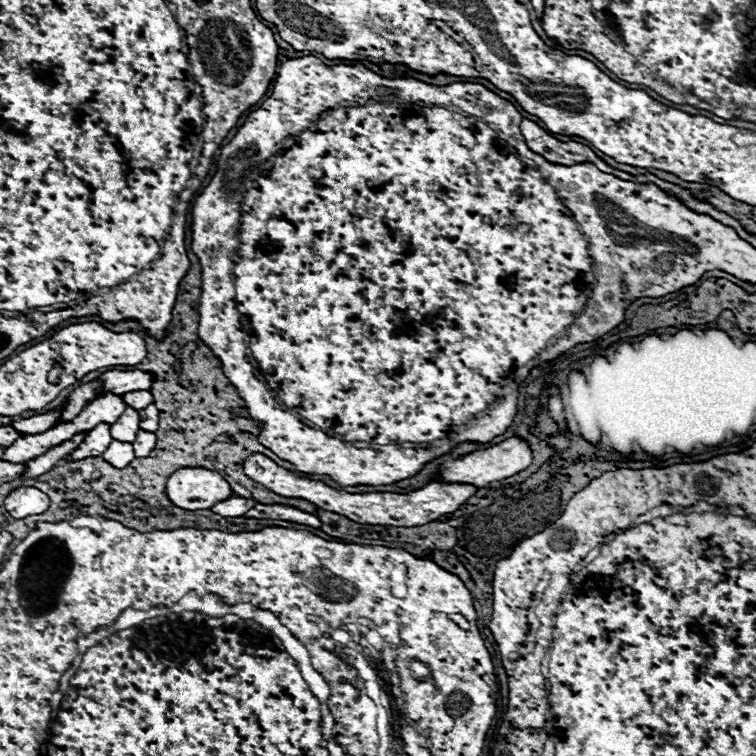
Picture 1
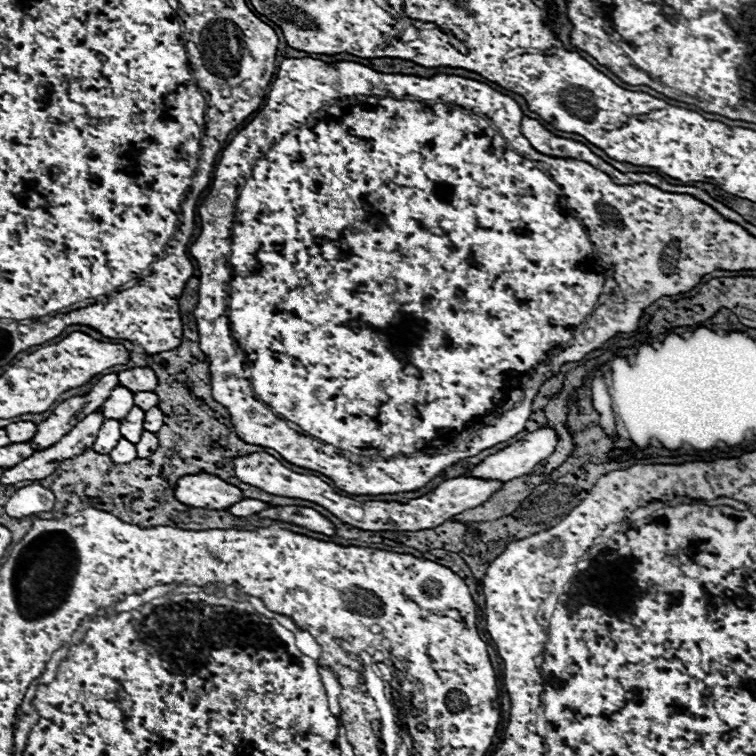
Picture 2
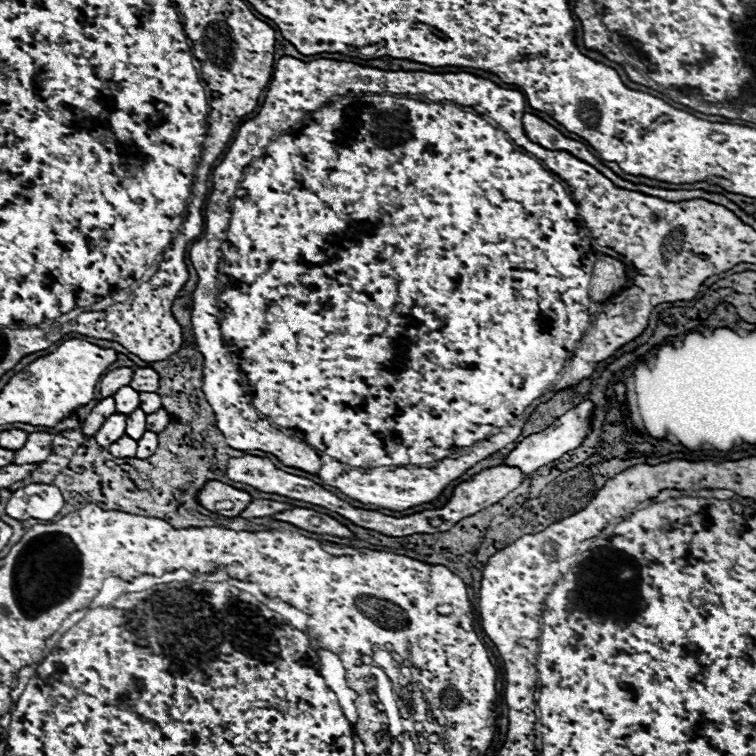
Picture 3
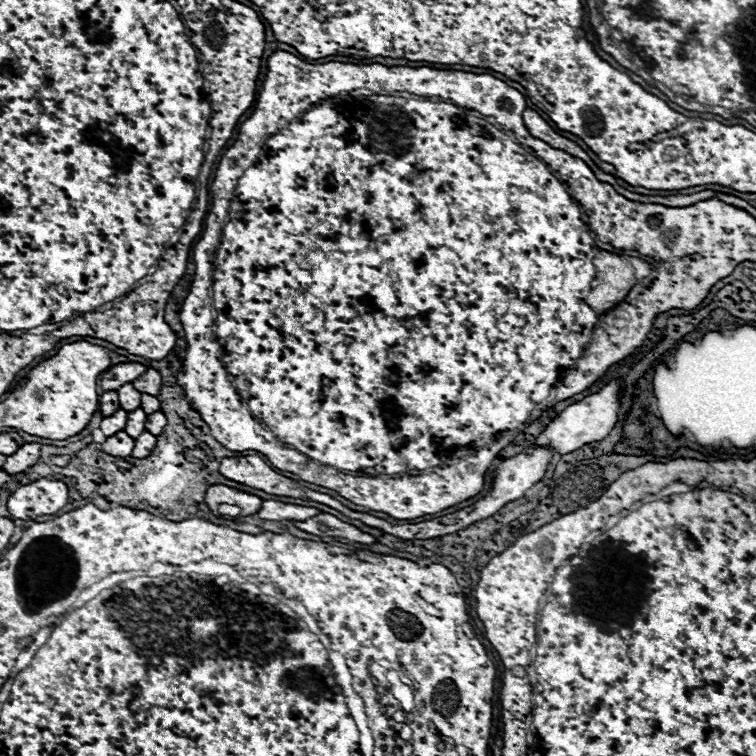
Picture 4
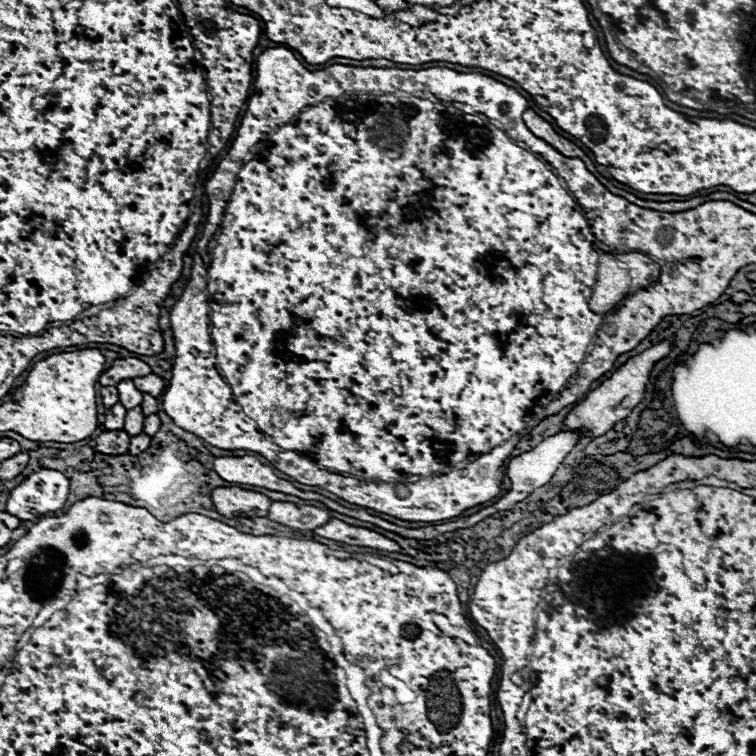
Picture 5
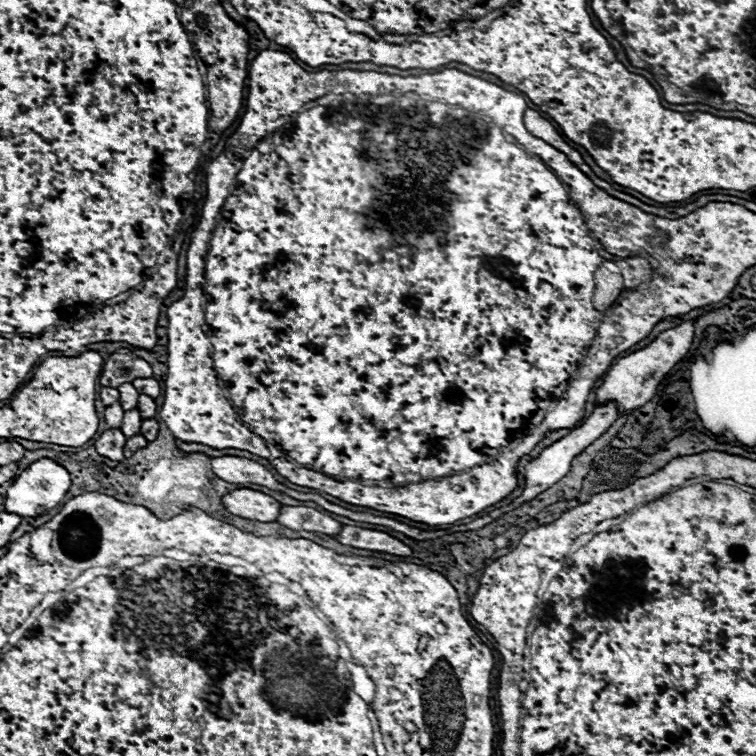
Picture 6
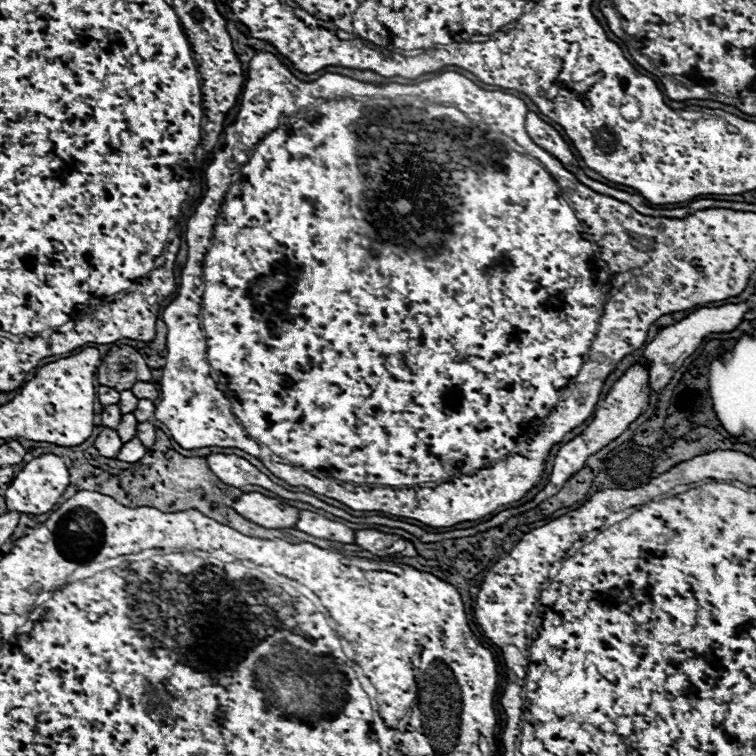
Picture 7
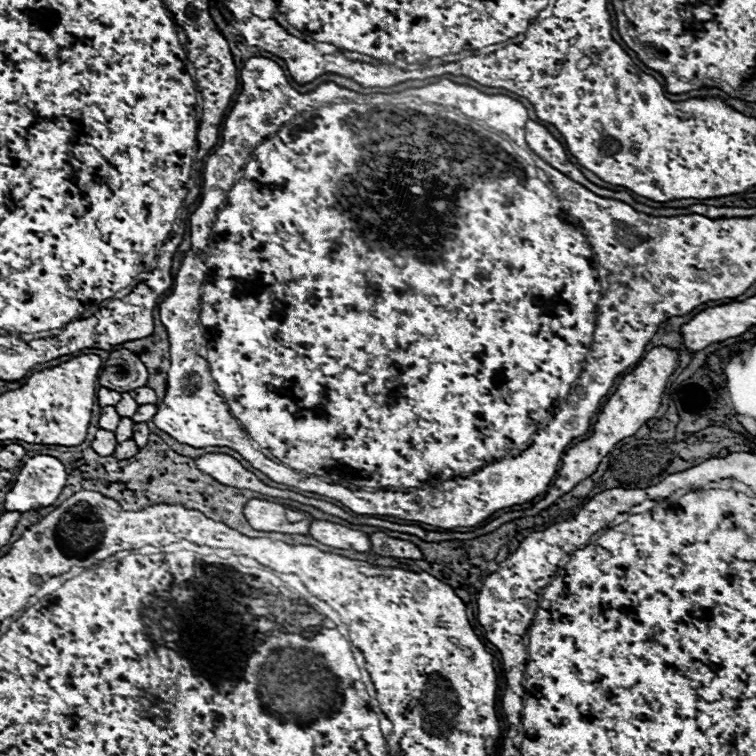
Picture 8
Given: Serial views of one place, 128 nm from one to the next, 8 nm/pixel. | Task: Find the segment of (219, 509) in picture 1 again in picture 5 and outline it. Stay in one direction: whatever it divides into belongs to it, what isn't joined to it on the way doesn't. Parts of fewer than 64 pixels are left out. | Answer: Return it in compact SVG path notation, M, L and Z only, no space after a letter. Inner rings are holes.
M272 502L266 518L278 524L290 526L292 530L314 530L316 526L322 526L328 522L328 514L324 510L314 506L300 508L290 502Z

